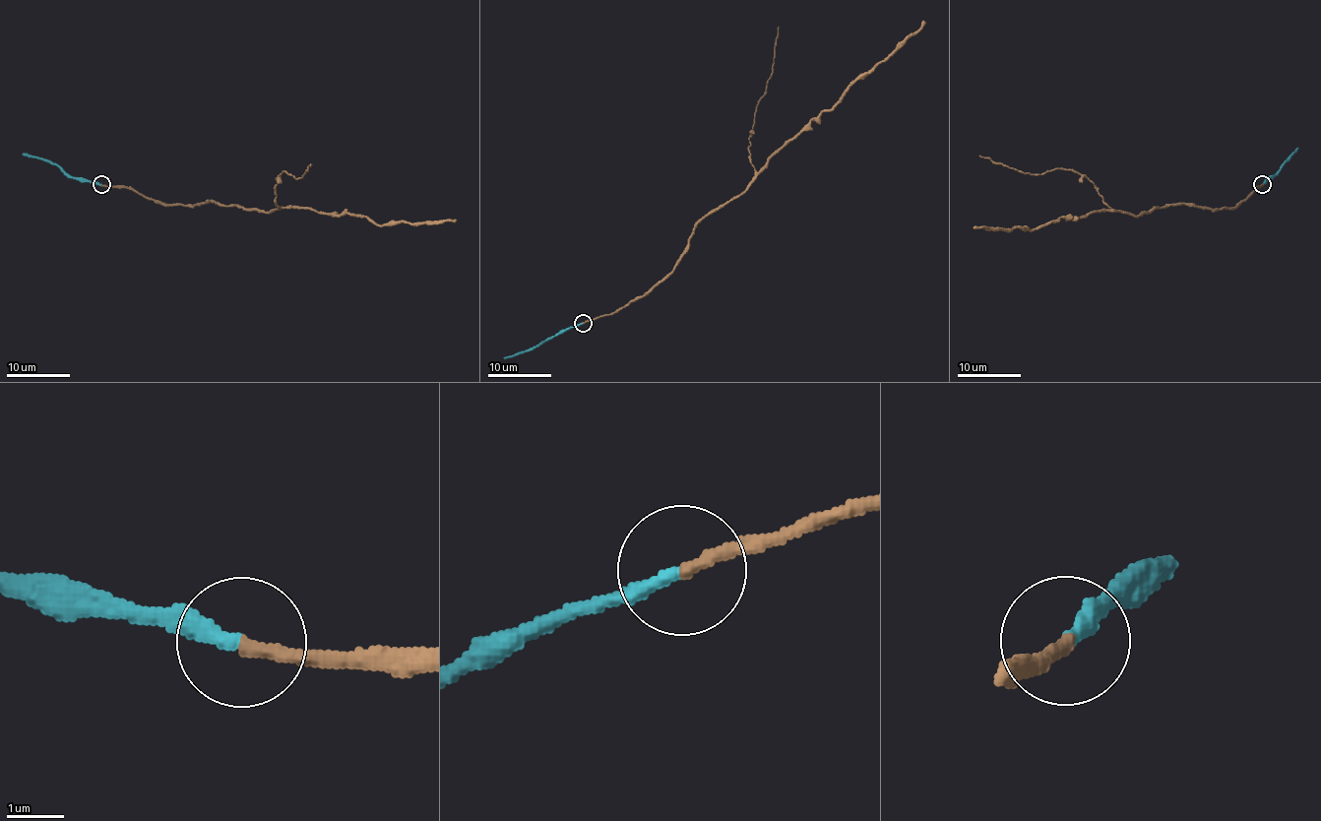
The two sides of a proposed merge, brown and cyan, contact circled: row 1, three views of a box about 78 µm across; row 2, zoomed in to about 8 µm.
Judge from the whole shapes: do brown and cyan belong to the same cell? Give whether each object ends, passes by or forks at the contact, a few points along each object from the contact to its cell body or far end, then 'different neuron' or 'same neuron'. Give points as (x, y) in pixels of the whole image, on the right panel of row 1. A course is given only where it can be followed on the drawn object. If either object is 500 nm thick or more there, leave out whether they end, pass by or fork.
brown ends; cyan ends; course brown (1263, 183), (1232, 207), (1211, 210), (1171, 204), (1142, 214), (1100, 212), (1050, 221), (1033, 230), (974, 227); course cyan (1263, 183), (1297, 148); same neuron

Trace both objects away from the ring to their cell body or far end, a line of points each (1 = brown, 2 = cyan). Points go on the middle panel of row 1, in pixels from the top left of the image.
1: (582, 323), (609, 315), (651, 291), (673, 269), (692, 228), (738, 198), (775, 154), (904, 43), (923, 21)
2: (582, 323), (561, 330), (531, 347), (503, 358)

